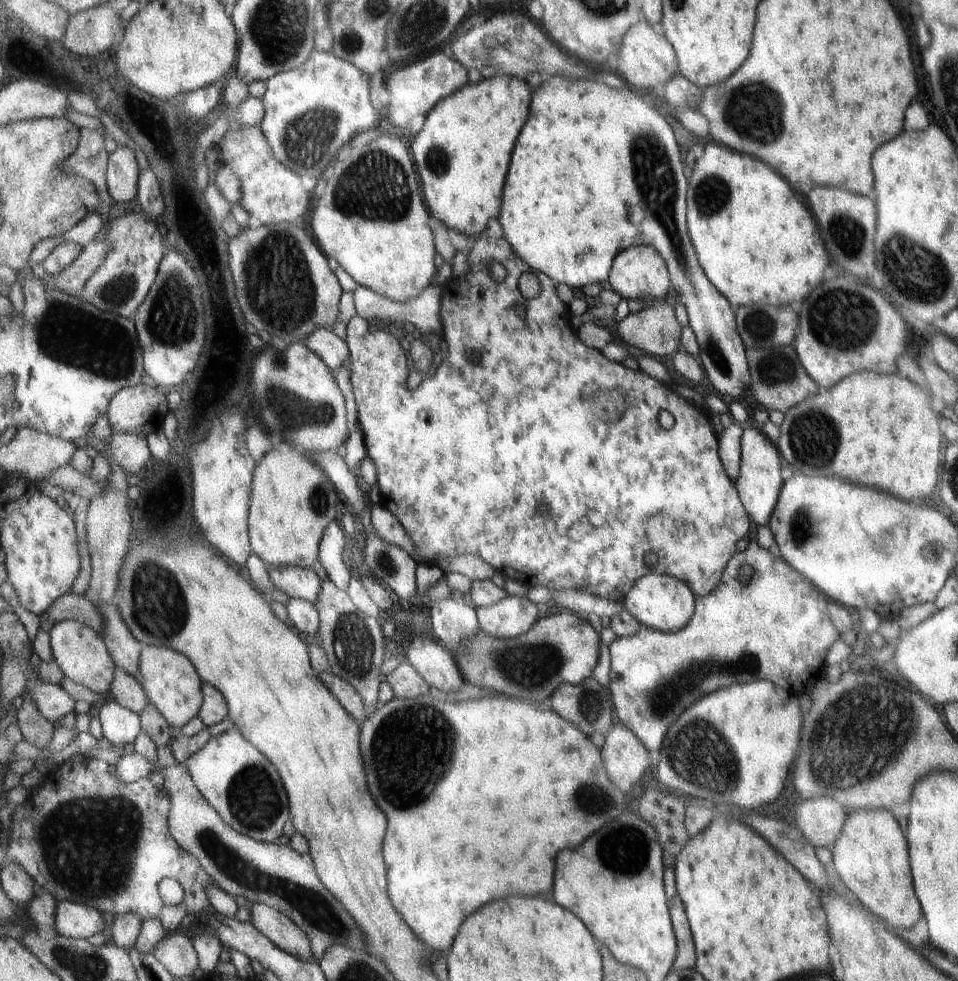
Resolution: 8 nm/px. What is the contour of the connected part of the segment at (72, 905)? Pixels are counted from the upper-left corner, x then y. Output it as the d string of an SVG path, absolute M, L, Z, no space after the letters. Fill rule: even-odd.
M69 899L58 904L55 929L62 936L86 939L104 932L106 920L104 913L97 907Z

